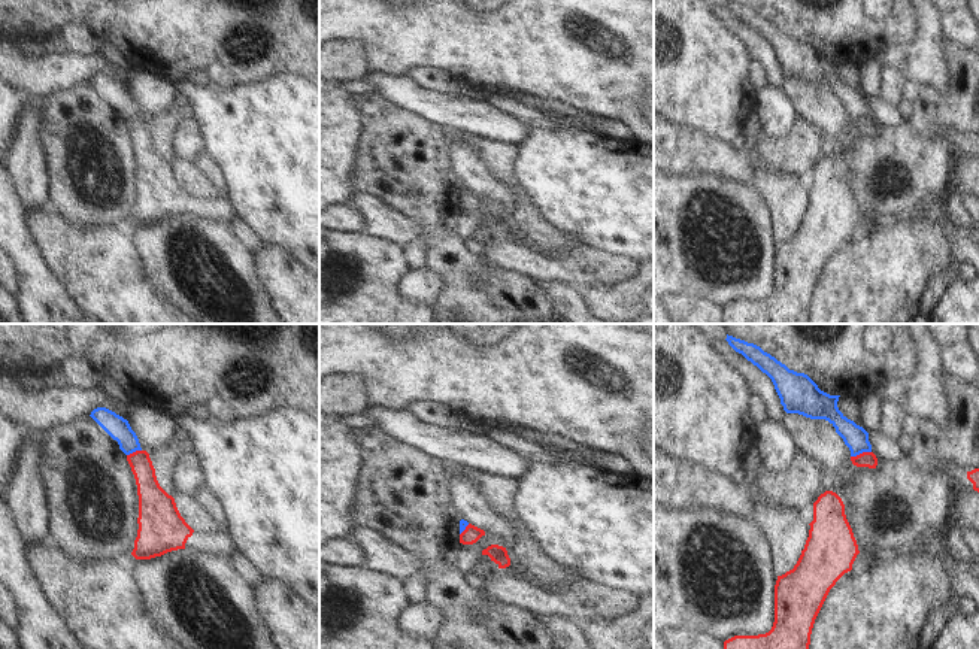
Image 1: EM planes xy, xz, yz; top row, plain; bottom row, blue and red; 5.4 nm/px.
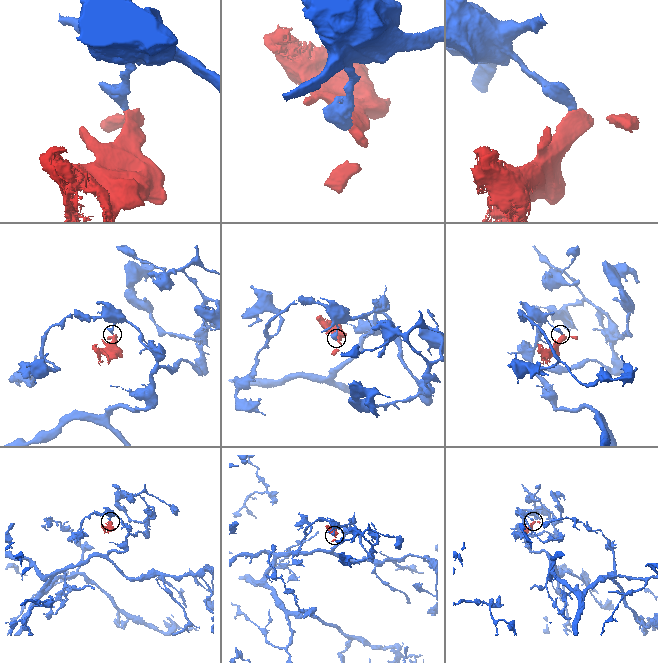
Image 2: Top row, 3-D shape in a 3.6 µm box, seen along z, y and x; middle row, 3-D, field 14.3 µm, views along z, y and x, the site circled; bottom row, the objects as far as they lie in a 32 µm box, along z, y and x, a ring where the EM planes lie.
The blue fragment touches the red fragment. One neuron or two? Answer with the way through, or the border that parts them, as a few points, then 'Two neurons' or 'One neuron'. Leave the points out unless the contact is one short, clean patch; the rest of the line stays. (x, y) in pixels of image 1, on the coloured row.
Boundary: yz (870, 451), (851, 457). Two neurons.

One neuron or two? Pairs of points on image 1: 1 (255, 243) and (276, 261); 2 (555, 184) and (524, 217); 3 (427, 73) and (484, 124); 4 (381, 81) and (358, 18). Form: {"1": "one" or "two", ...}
{"1": "two", "2": "two", "3": "two", "4": "two"}

